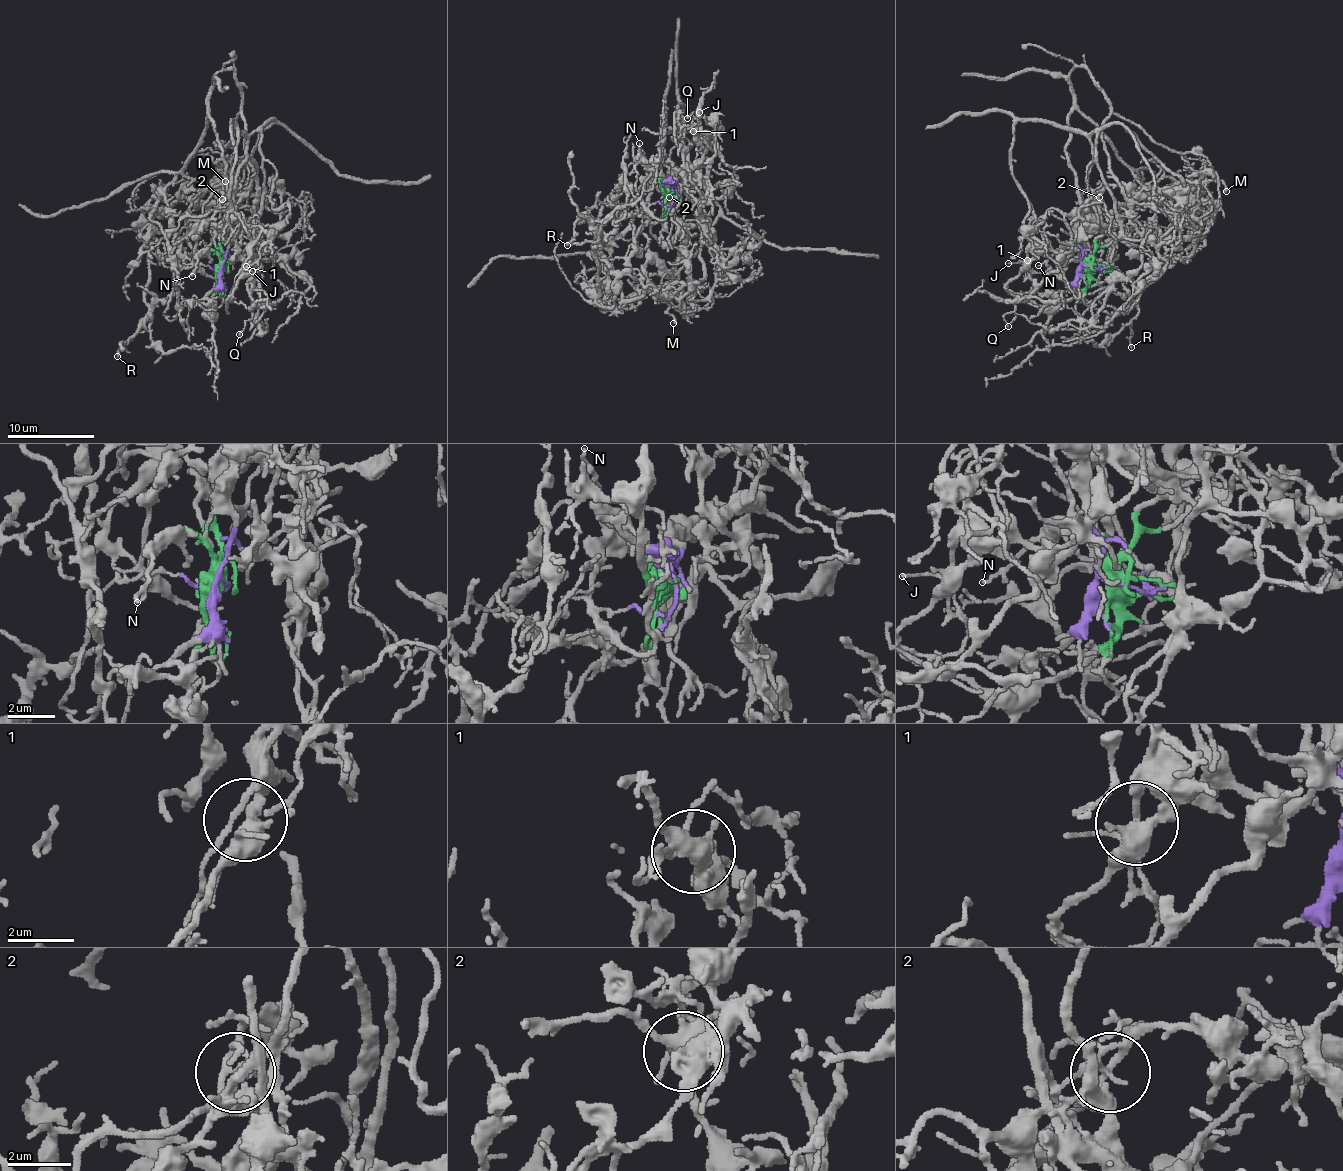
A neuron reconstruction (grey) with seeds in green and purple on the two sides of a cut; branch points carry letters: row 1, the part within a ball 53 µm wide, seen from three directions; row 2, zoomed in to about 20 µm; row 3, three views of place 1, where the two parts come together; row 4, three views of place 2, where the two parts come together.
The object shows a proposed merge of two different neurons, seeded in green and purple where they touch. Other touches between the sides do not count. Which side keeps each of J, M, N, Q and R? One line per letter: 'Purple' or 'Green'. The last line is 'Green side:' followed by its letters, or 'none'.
J: Green
M: Green
N: Green
Q: Green
R: Purple
Green side: J, M, N, Q

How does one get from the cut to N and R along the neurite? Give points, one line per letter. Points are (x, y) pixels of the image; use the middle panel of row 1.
N: (671, 193), (652, 170), (639, 143)
R: (674, 193), (672, 164), (661, 160), (631, 225), (601, 248), (595, 295), (600, 246), (566, 244)

